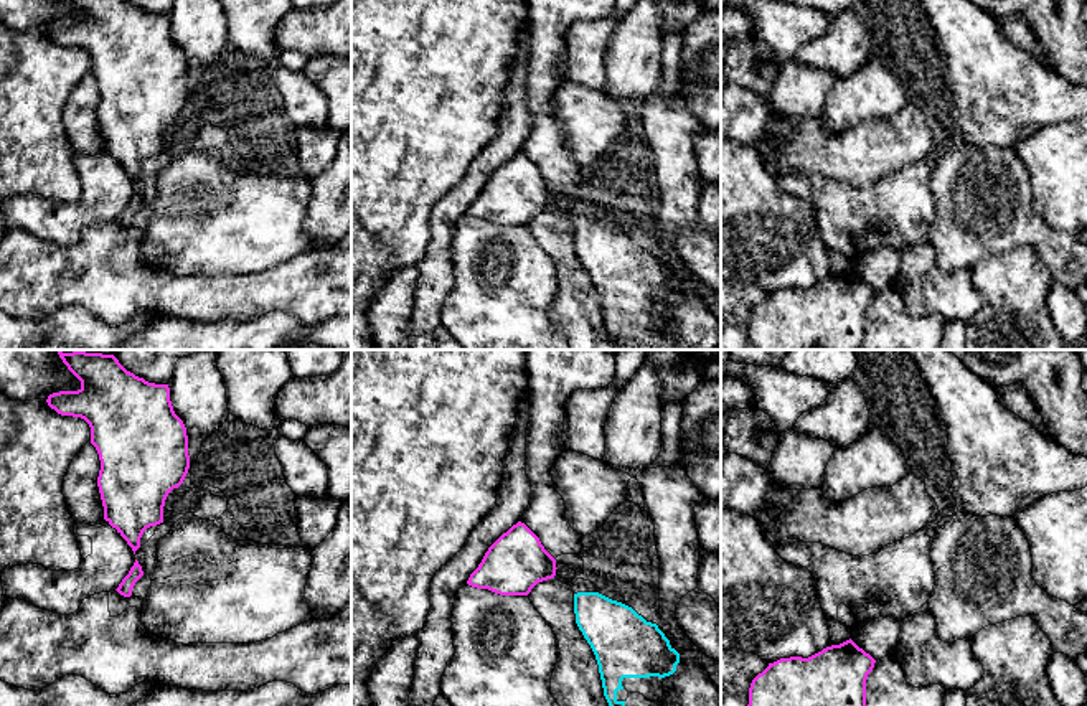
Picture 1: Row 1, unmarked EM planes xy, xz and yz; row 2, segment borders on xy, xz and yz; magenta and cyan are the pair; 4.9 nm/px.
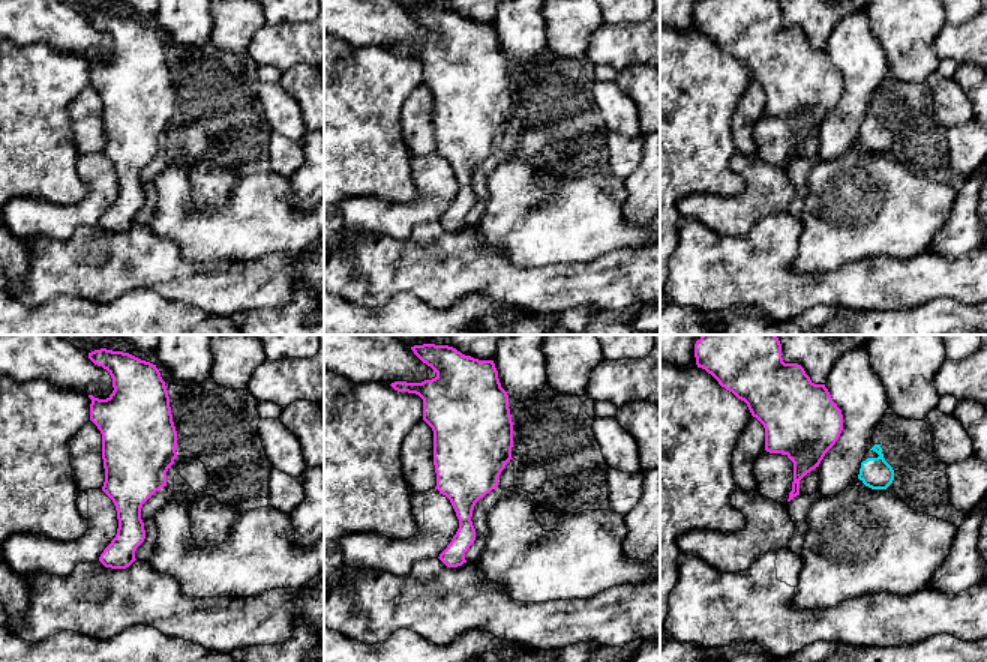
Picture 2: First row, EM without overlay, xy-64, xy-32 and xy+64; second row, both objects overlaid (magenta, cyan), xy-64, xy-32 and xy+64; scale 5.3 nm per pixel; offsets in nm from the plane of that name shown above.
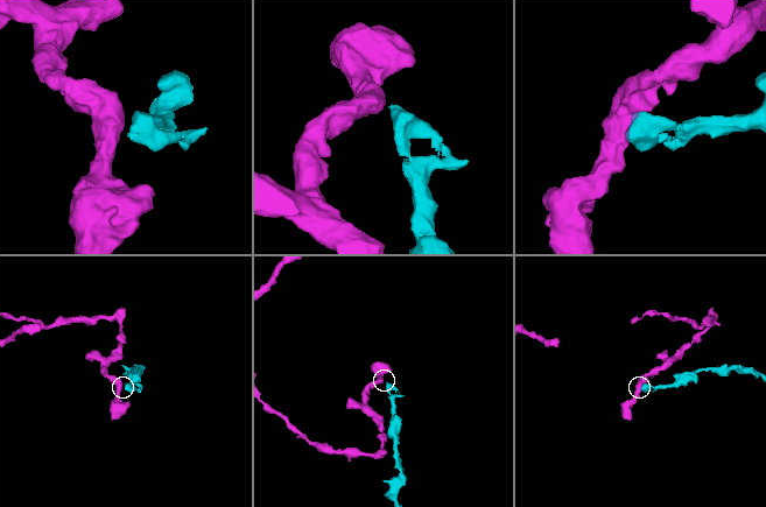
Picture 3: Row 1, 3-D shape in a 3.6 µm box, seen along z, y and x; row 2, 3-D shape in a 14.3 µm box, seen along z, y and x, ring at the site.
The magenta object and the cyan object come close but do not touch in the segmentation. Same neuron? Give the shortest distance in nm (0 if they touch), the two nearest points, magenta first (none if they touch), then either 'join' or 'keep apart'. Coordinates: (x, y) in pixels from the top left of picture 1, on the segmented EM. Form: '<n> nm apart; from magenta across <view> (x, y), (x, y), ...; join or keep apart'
140 nm apart; from magenta across xz (555, 574), (574, 594); keep apart

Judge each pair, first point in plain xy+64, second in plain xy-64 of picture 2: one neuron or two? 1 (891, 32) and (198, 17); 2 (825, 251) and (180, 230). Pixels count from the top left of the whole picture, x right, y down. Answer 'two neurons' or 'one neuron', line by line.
1: two neurons
2: one neuron

